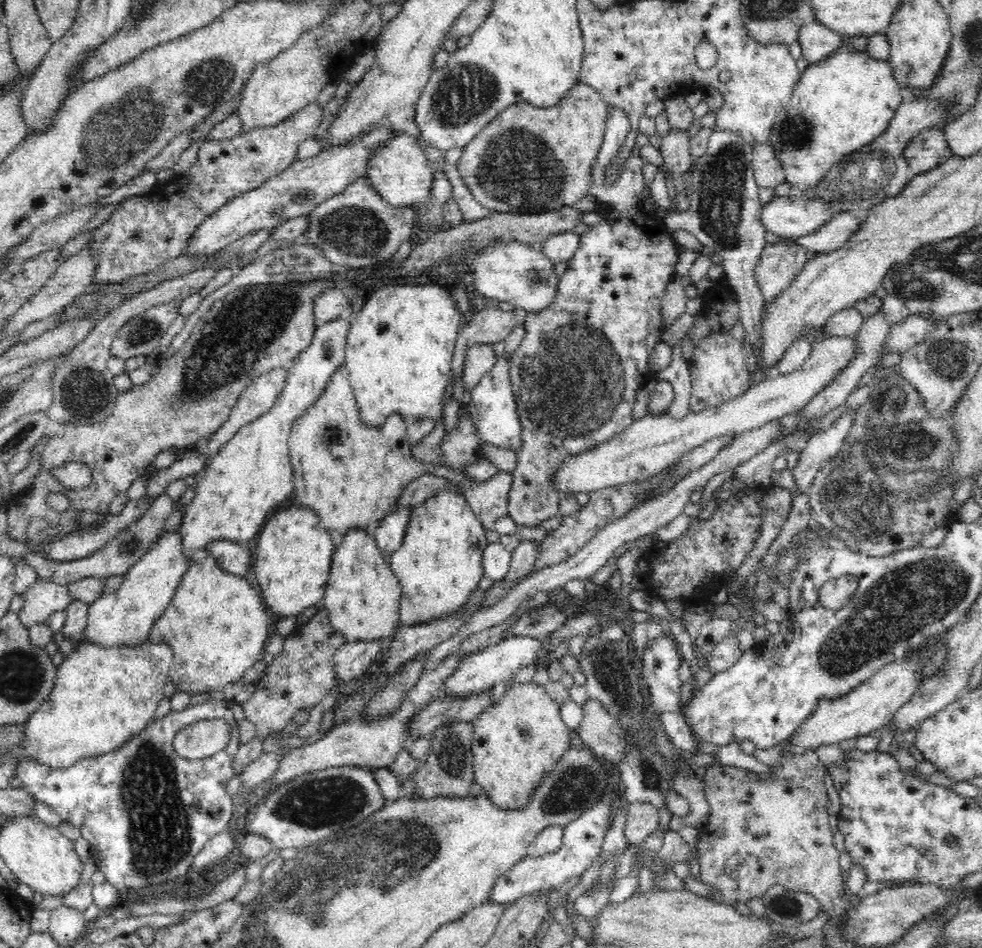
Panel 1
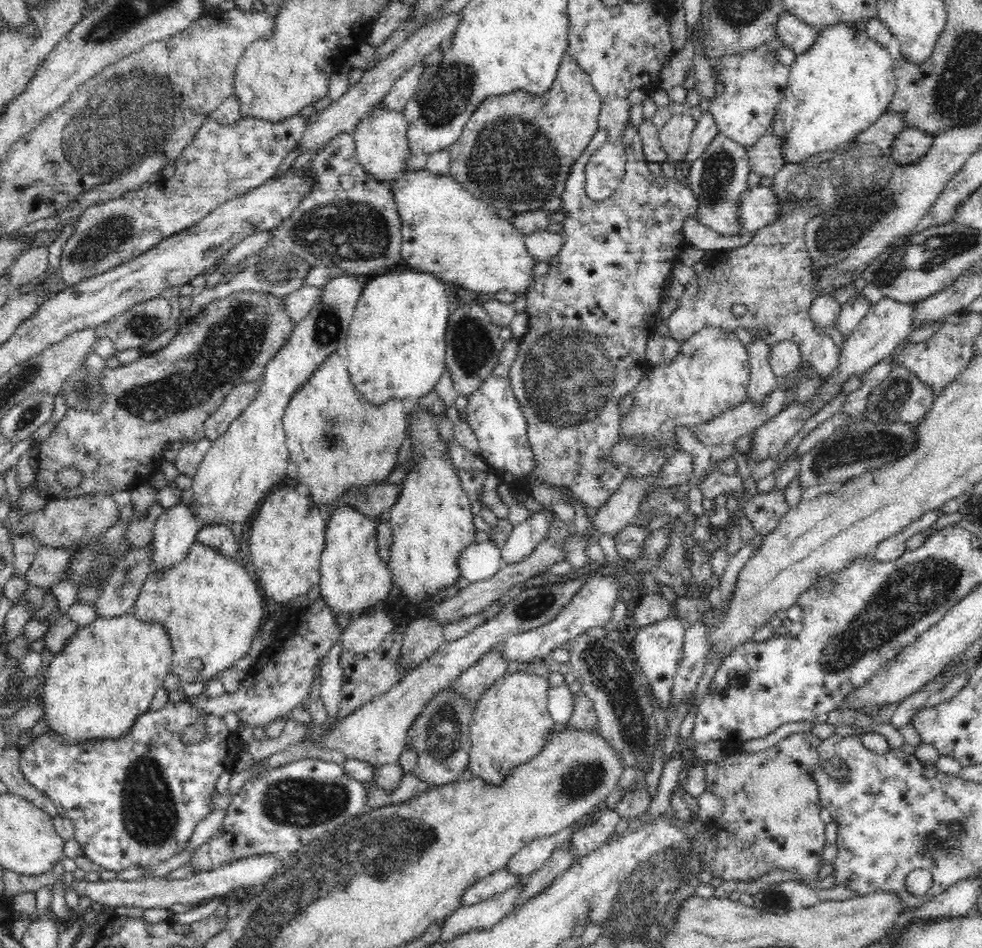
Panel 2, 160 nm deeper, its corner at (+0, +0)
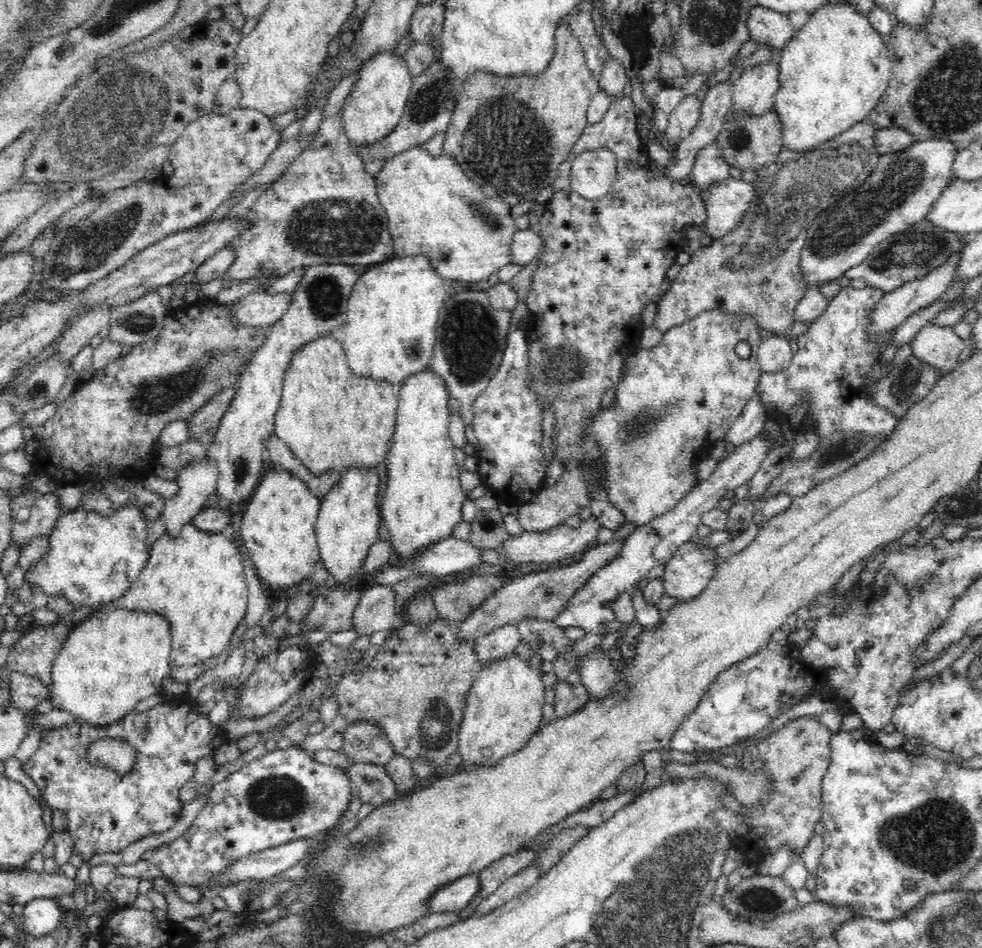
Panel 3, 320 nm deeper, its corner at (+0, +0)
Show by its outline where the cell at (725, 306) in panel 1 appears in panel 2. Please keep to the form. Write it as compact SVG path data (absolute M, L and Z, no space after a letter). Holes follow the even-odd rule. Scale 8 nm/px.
M887 113L880 116L869 127L864 132L860 132L854 138L854 142L848 142L842 148L819 152L799 163L785 162L783 164L783 167L773 176L772 185L769 187L779 200L782 209L779 217L773 223L758 229L748 244L729 251L714 252L714 256L706 262L705 269L685 285L683 293L678 298L678 308L674 308L671 304L671 308L666 312L665 322L672 338L678 342L683 341L705 326L722 328L723 332L728 333L738 328L745 328L766 344L775 345L782 341L795 342L801 350L803 362L812 363L816 376L824 378L834 374L834 370L840 366L840 350L829 335L818 333L817 326L812 322L809 313L812 299L815 297L815 279L812 276L812 259L805 243L805 228L811 218L832 208L832 204L855 201L888 184L888 179L898 164L891 157L892 144L896 136L908 127L899 114ZM734 304L744 304L747 312L737 318L731 312Z

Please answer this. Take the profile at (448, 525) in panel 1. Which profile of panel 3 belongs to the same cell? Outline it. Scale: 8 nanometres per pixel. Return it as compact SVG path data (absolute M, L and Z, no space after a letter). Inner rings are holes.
M432 368L408 375L400 384L394 434L384 460L388 480L382 498L382 517L400 563L414 562L422 548L452 538L452 530L463 521L461 509L468 496L461 488L460 466L448 435L449 396L444 379Z

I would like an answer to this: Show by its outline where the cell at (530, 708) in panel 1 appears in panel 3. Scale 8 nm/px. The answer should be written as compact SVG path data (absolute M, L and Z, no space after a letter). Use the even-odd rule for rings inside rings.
M516 653L477 668L458 729L458 753L464 765L496 766L509 754L525 747L542 725L545 692L542 676L543 673L532 669Z

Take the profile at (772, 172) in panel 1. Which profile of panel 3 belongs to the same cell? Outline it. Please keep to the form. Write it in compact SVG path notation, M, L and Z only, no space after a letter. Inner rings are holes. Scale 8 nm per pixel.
M774 107L763 115L752 115L748 111L729 110L715 144L720 147L723 159L730 166L737 166L744 171L757 171L777 159L778 153L783 148L782 134L782 121Z

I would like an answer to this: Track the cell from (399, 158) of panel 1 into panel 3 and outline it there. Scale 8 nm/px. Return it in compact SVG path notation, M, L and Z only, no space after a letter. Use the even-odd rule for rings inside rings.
M392 51L376 53L359 70L358 80L341 108L341 117L348 139L353 145L368 146L390 134L404 114L410 96L413 77L402 56Z

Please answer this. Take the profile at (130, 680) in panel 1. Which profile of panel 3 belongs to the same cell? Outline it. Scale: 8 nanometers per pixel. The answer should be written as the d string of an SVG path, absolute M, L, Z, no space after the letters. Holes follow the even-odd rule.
M114 611L92 617L72 628L52 666L51 702L53 708L68 711L75 720L90 725L109 725L132 712L140 700L156 694L162 680L172 670L172 635L168 620L156 612Z

